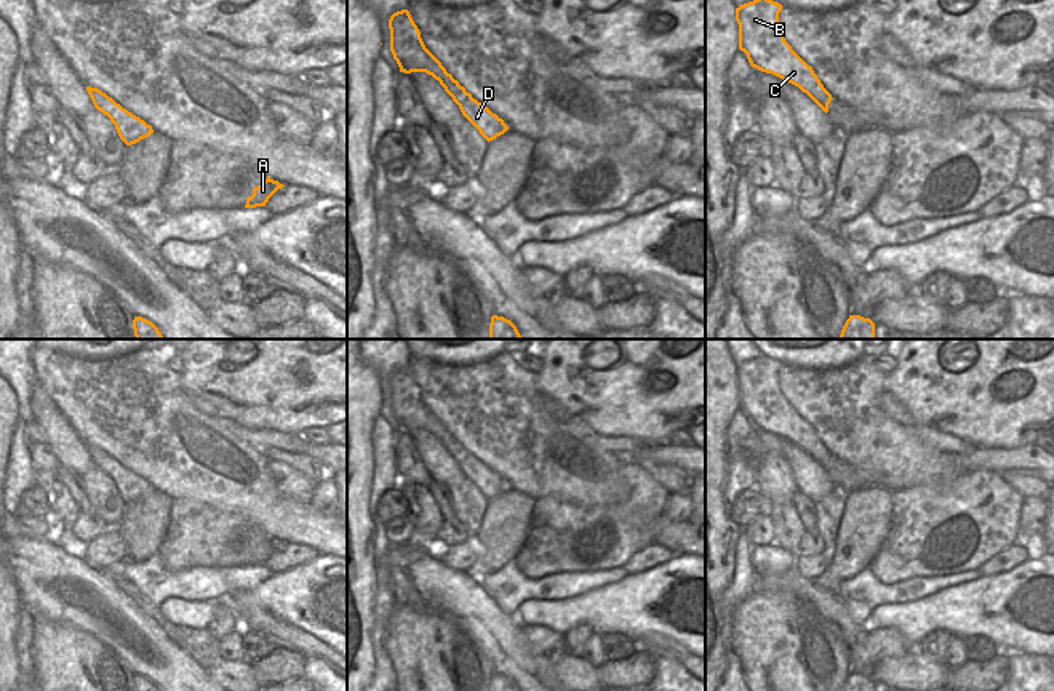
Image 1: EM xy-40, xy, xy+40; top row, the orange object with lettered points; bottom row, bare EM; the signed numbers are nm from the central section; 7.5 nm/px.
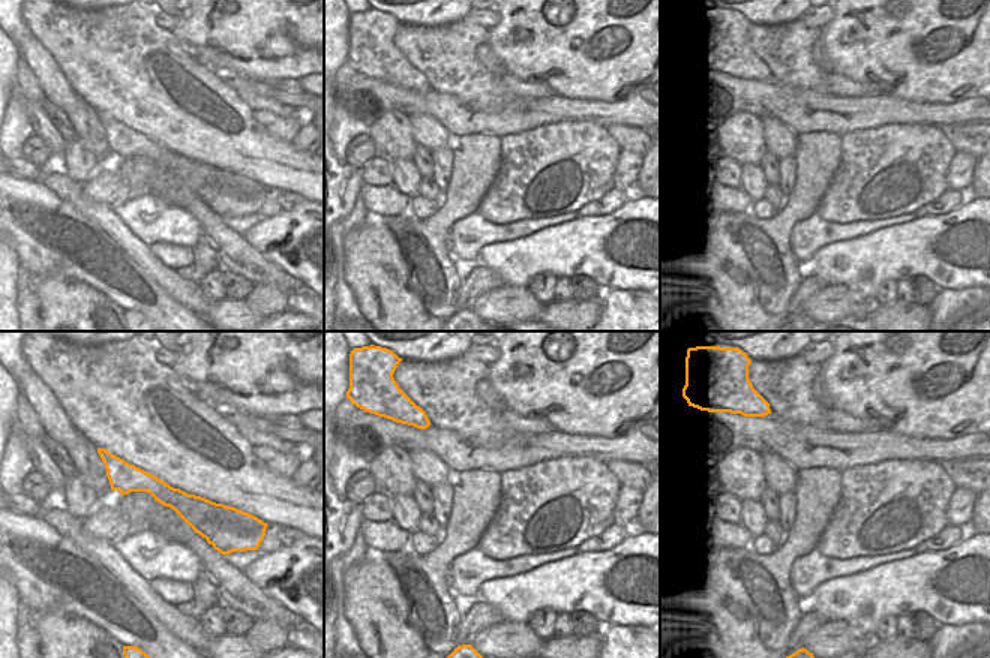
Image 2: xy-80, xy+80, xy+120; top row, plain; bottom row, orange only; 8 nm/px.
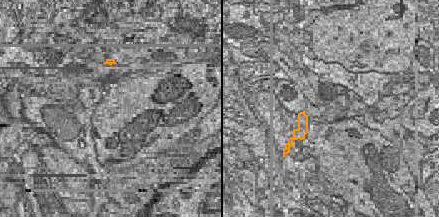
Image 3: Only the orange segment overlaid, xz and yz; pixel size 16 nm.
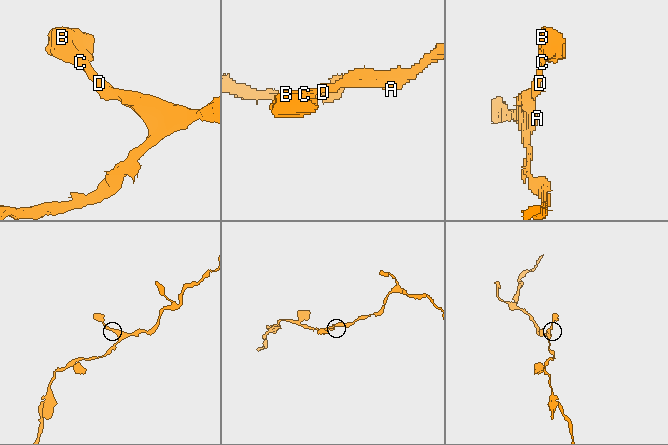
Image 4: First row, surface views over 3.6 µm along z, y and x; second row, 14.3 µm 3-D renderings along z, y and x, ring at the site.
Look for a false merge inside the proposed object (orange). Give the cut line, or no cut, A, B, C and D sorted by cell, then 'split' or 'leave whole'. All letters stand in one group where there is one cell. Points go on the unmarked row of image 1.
cut none; groups A B C D; leave whole

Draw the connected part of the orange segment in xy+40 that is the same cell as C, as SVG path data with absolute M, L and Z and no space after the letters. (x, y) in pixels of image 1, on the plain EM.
M766 355L736 366L739 408L747 413L752 425L798 445L827 472L833 456L812 425L785 400L779 389L781 368L781 361Z

